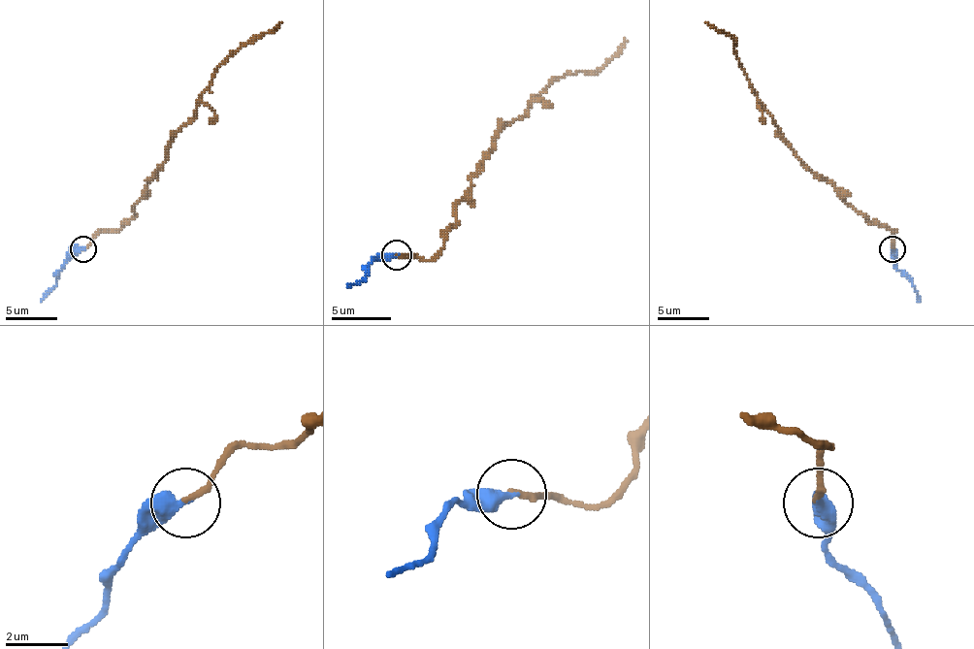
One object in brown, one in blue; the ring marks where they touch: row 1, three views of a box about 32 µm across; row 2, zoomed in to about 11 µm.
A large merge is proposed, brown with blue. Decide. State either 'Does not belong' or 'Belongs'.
Belongs

